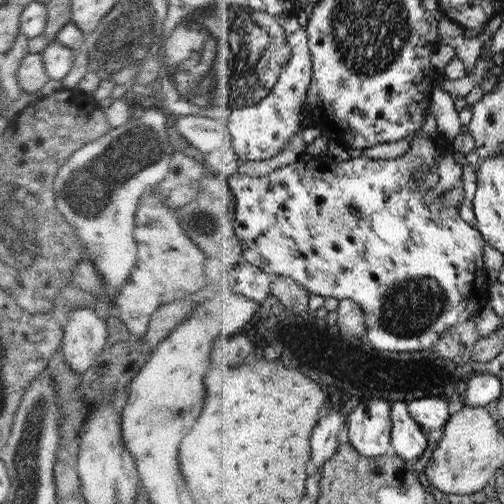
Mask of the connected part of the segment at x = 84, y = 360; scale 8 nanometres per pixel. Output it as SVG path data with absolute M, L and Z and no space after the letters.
M74 306L68 314L60 342L66 363L81 375L88 370L107 344L107 323L92 308Z

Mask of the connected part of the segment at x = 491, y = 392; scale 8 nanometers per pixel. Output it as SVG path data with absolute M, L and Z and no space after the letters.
M477 372L468 380L464 406L491 406L501 393L501 380L496 375Z

